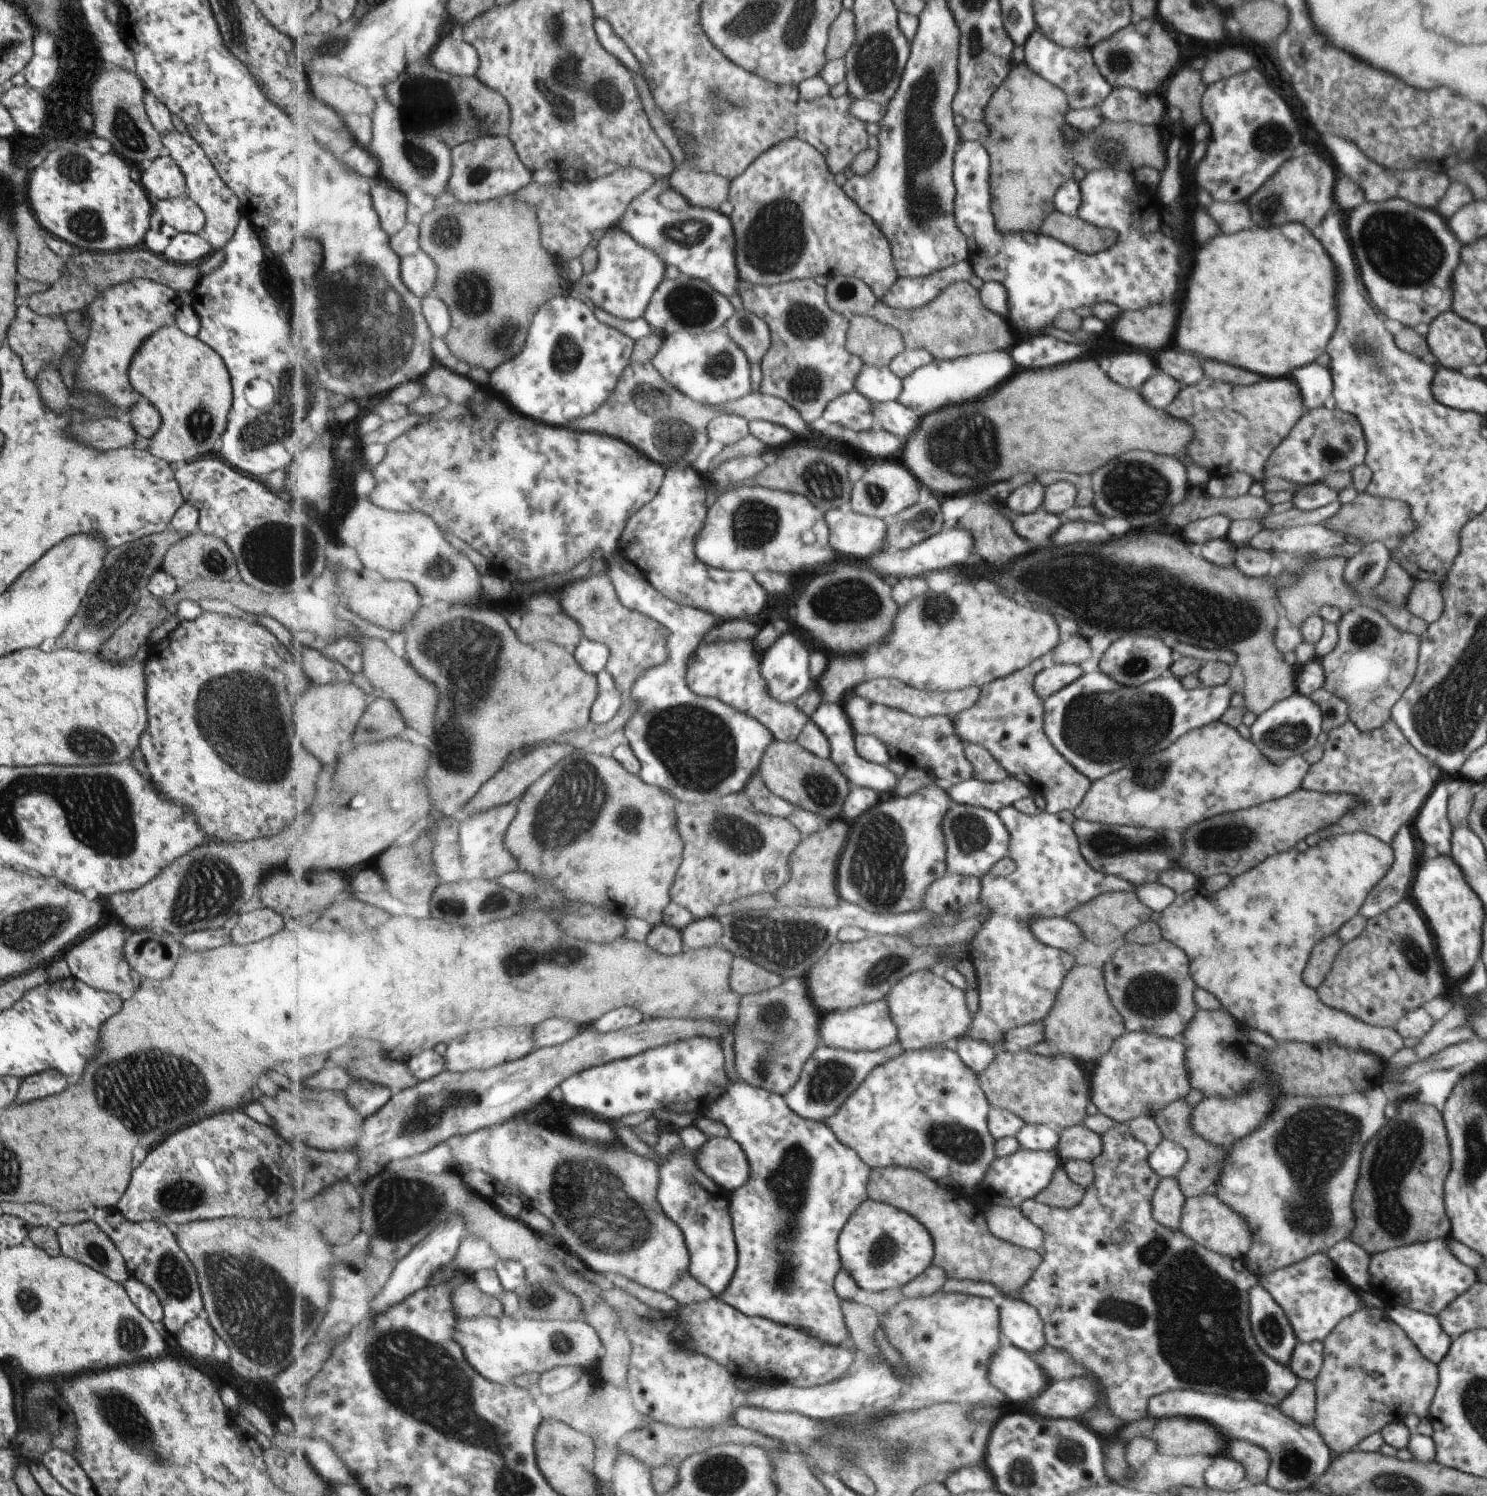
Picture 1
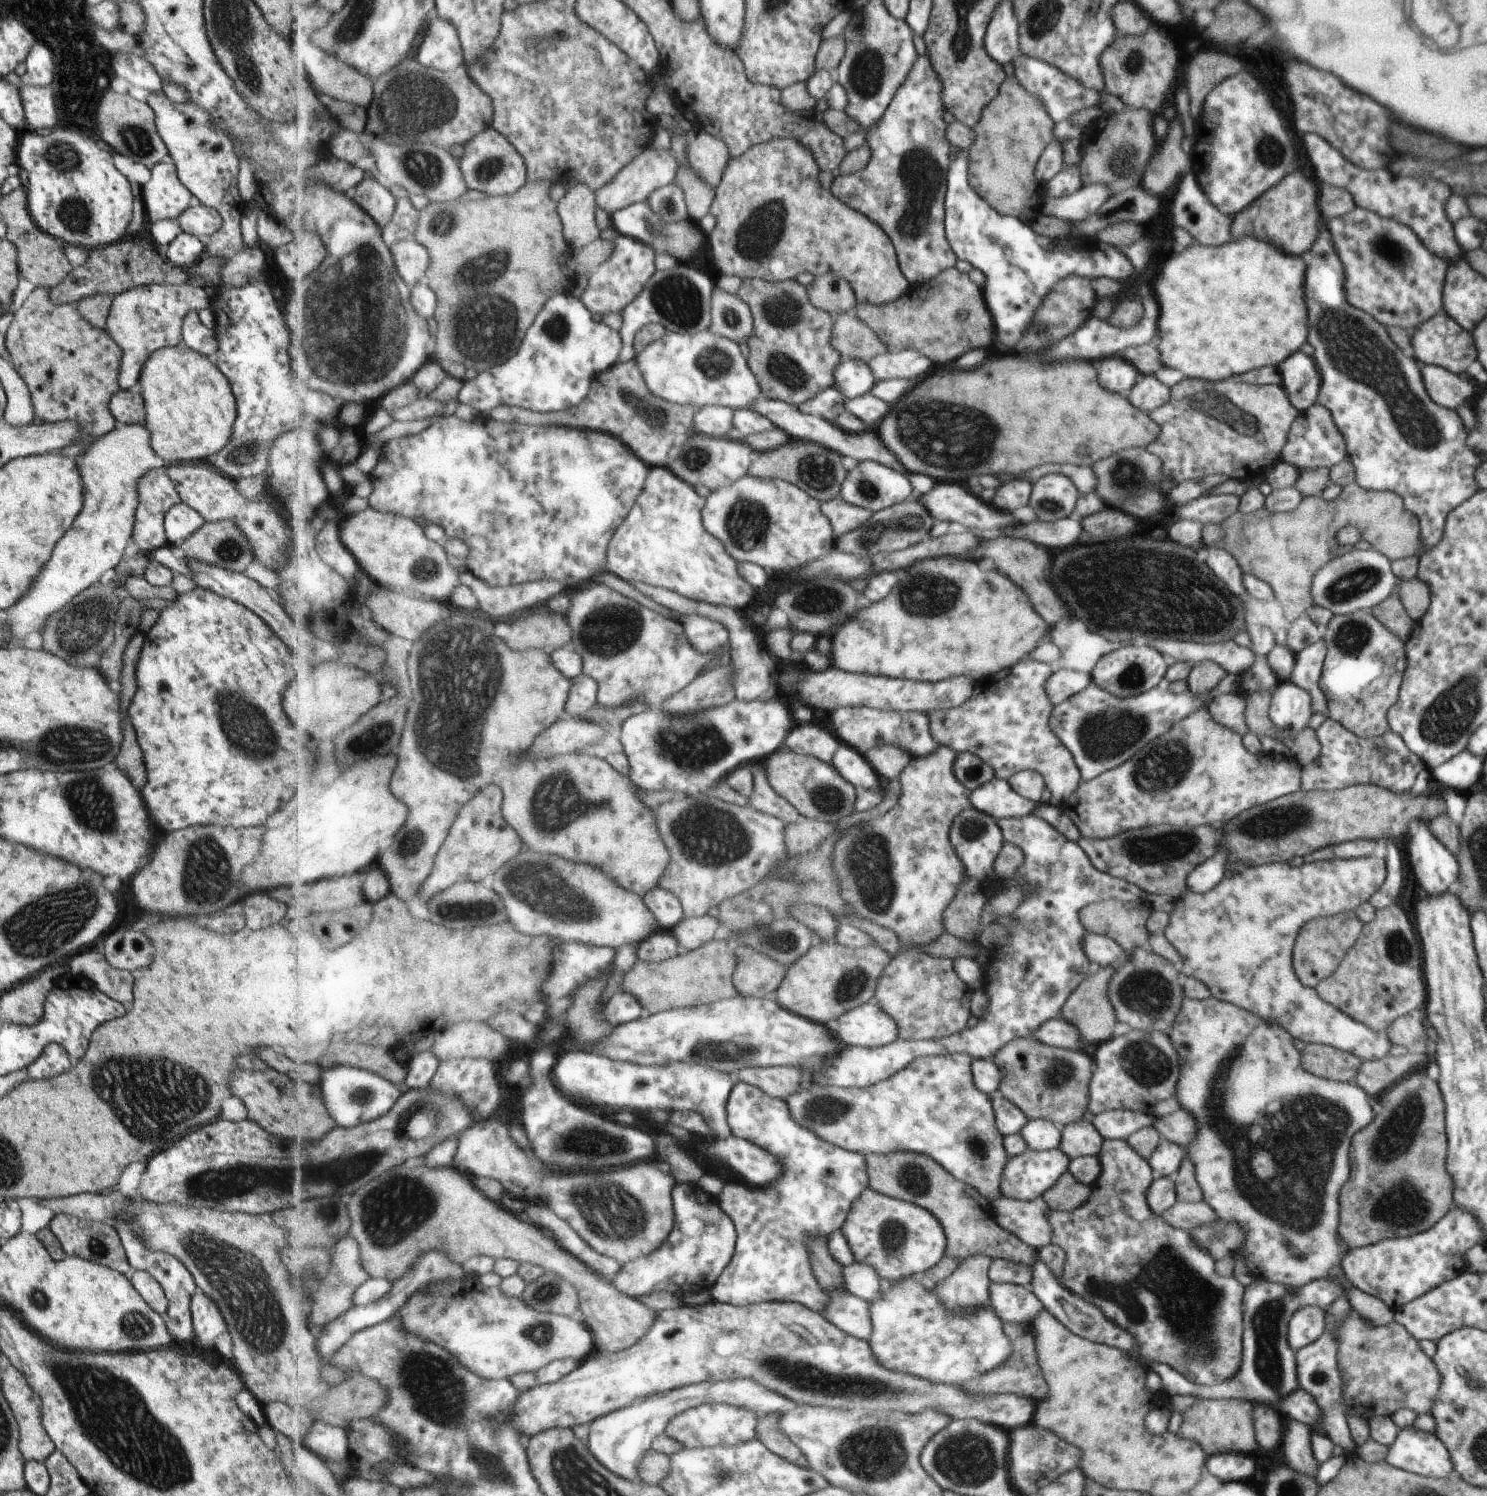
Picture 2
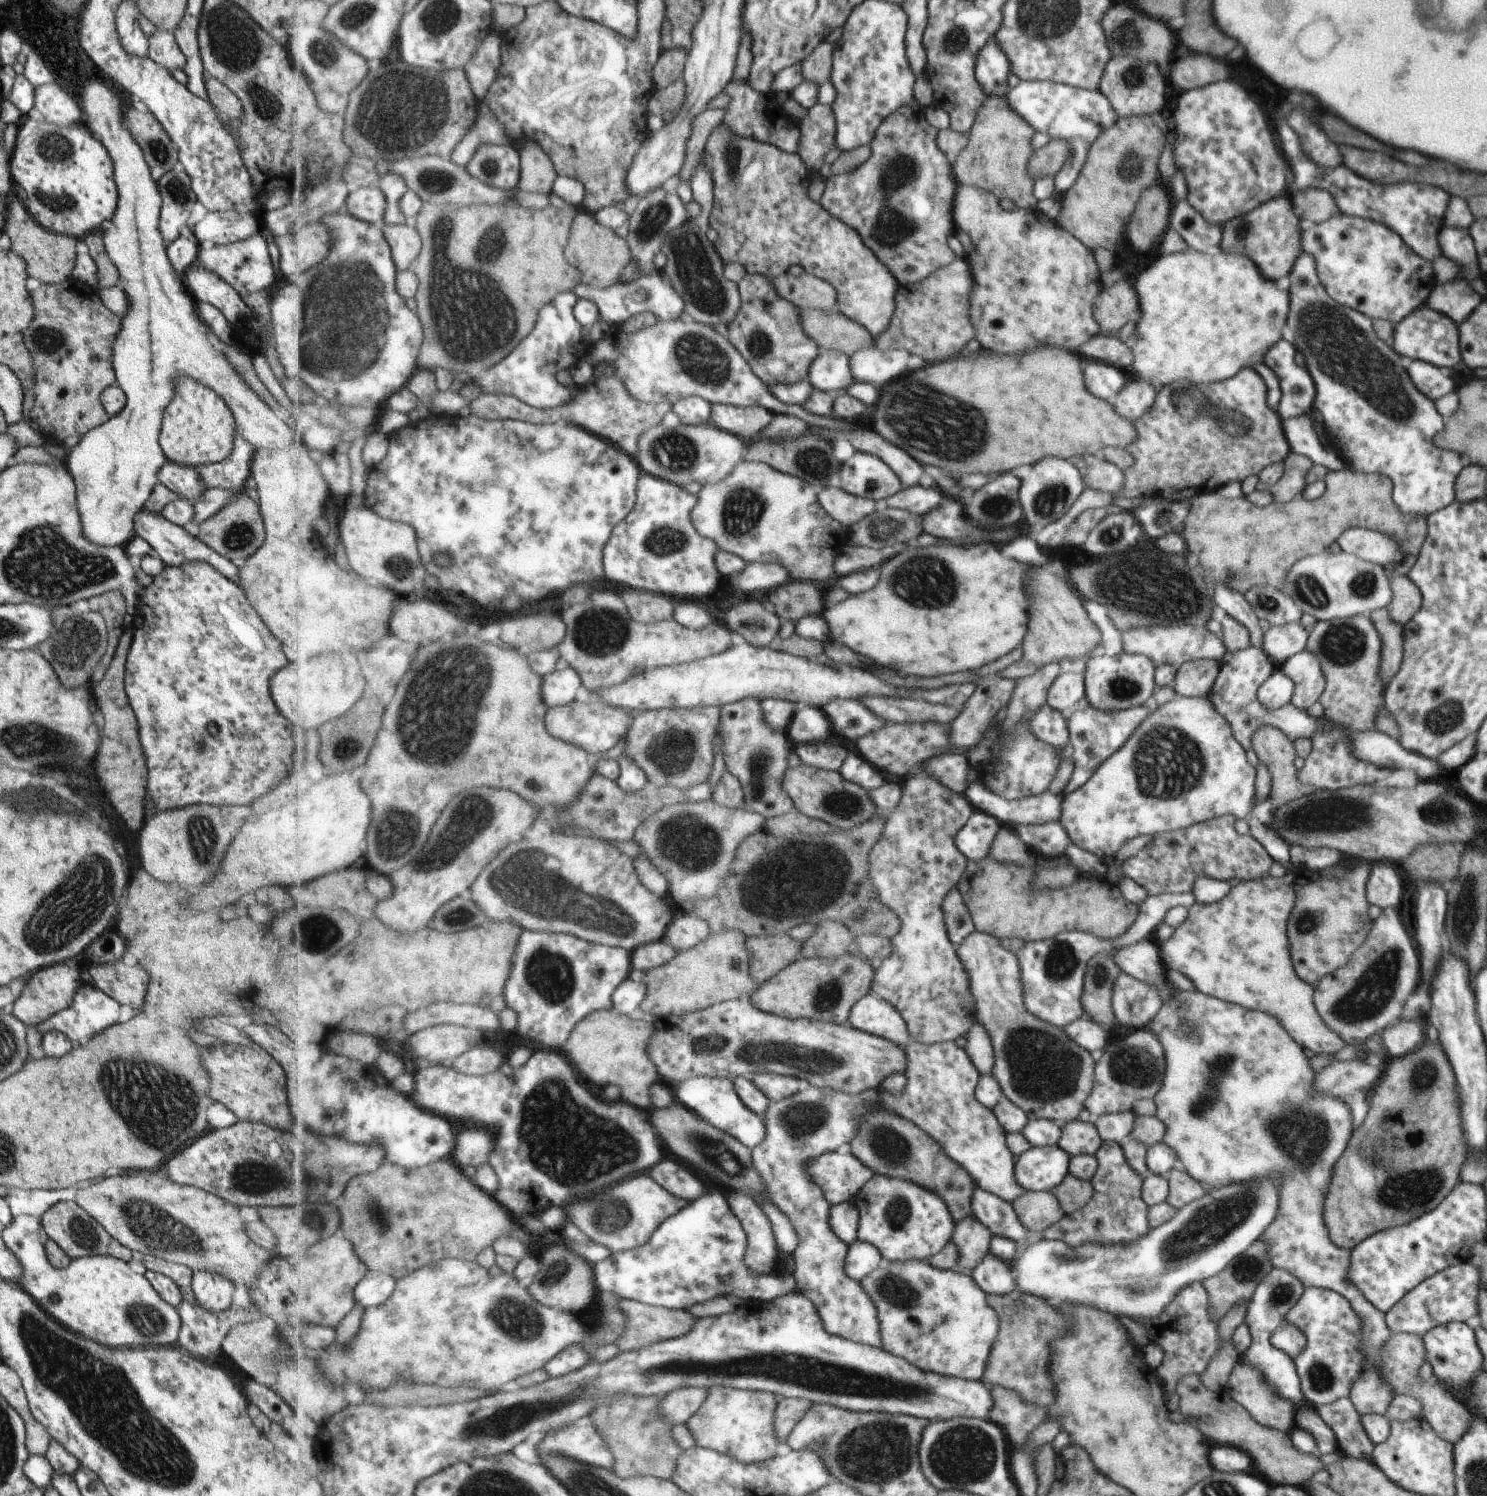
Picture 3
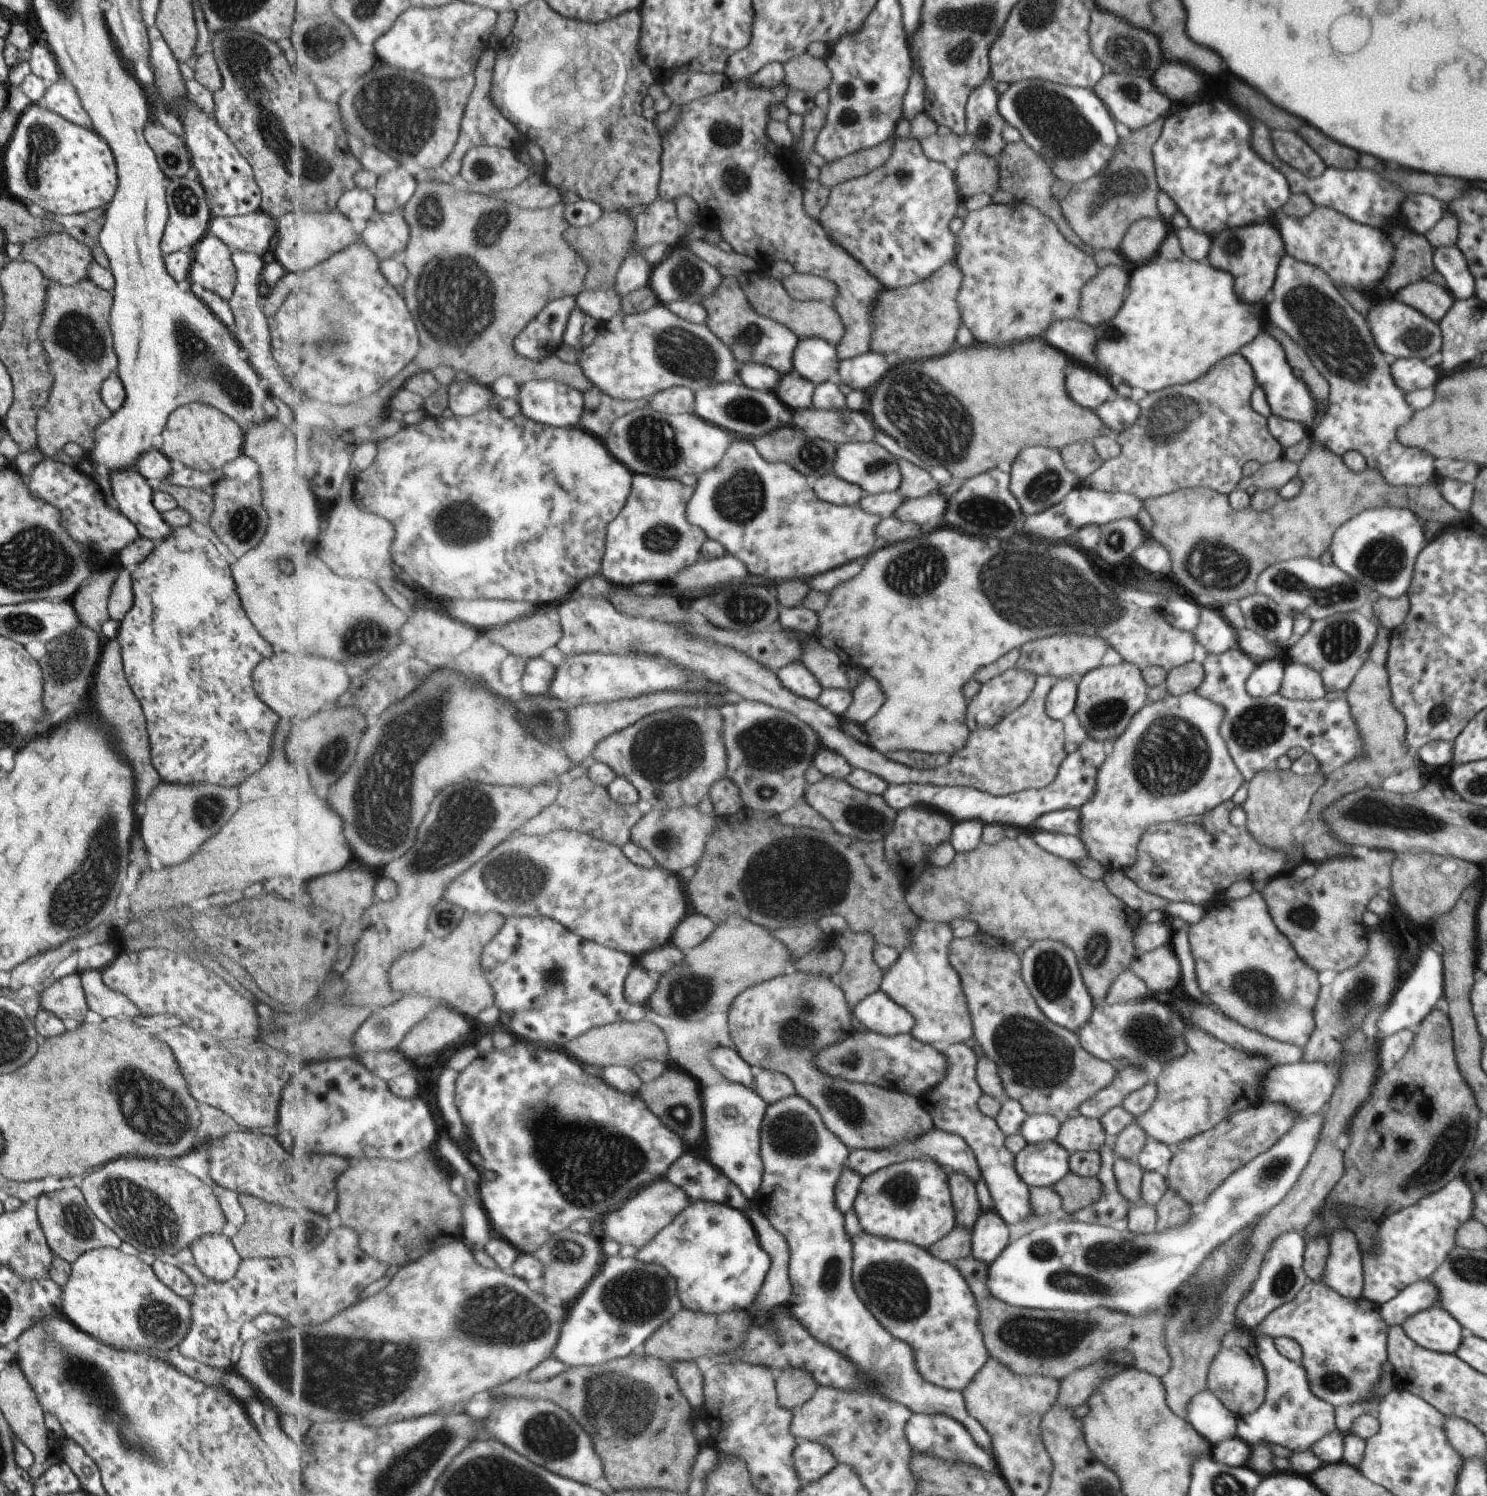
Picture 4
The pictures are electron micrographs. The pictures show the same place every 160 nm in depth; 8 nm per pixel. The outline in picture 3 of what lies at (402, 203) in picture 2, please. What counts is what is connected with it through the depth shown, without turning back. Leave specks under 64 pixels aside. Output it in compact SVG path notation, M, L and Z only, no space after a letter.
M389 171L378 181L378 185L387 198L387 212L383 225L393 224L395 226L395 224L408 222L405 212L401 212L401 206L403 206L401 198L409 190L407 184L403 182L403 178L399 174Z

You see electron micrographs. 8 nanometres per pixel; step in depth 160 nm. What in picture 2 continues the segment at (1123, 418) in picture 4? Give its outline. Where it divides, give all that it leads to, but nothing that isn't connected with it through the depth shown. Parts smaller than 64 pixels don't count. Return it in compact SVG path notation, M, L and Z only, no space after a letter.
M1142 375L1133 390L1129 391L1129 400L1137 404L1135 408L1148 413L1164 405L1170 395L1170 389L1157 381L1154 375Z

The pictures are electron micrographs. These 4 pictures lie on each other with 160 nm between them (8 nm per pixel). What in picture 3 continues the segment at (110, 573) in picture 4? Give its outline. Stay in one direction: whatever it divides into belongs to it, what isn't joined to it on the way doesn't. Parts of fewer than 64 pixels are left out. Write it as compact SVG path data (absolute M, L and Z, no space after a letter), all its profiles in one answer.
M103 592L99 596L87 599L87 604L89 605L87 608L91 608L102 615L107 632L107 644L104 654L91 671L91 682L99 682L103 678L103 672L106 672L112 660L119 636L125 628L123 617L127 610L123 596L119 592Z

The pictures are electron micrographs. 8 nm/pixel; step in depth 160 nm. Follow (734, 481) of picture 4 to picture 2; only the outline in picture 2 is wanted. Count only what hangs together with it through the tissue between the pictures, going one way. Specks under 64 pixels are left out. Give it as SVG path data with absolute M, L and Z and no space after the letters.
M747 473L737 480L737 484L715 489L706 500L703 510L704 527L724 542L727 552L739 563L755 562L763 568L775 570L775 574L791 573L807 562L823 559L831 554L835 546L835 531L829 518L821 512L821 501L803 492L799 486L789 484L787 480L764 479Z

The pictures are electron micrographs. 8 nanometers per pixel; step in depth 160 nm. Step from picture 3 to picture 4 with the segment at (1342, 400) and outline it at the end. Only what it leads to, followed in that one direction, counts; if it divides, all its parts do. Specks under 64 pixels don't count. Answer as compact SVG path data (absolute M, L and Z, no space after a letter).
M1288 254L1280 260L1272 288L1273 301L1264 308L1266 319L1289 335L1290 340L1303 349L1315 370L1328 384L1327 407L1320 418L1320 423L1308 432L1309 440L1320 443L1327 451L1338 457L1347 450L1356 450L1363 455L1367 468L1379 471L1394 487L1421 486L1427 483L1438 485L1435 458L1421 450L1415 450L1415 447L1402 445L1397 438L1399 428L1408 423L1409 419L1413 419L1415 414L1411 414L1411 408L1407 408L1404 394L1392 379L1390 359L1383 356L1376 347L1365 318L1337 293L1326 272L1309 263L1298 261L1296 257Z

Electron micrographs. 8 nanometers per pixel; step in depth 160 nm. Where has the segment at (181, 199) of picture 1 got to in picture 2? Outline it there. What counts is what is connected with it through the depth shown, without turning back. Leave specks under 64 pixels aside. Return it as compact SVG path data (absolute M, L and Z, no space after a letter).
M194 201L175 218L183 233L195 236L211 236L219 230L221 218L213 208Z

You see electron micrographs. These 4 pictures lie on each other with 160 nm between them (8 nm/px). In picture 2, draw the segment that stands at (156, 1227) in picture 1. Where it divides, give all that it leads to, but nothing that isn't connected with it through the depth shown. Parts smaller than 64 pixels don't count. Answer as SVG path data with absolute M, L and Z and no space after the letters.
M114 1213L114 1219L117 1219L115 1230L117 1231L121 1246L124 1248L128 1265L135 1271L148 1272L157 1284L161 1286L163 1294L167 1299L167 1308L165 1328L174 1340L179 1342L192 1342L193 1325L191 1324L191 1315L189 1302L193 1298L193 1292L196 1291L193 1277L187 1272L187 1269L174 1257L167 1253L156 1253L146 1249L140 1243L136 1233L124 1222L125 1218L120 1213Z

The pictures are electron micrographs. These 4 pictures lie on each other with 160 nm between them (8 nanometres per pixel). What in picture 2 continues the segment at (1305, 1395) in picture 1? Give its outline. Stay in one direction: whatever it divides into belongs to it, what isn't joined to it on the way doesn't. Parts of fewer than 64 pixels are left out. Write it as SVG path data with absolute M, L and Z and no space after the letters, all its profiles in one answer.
M1283 1418L1287 1424L1285 1444L1281 1444L1281 1458L1299 1474L1315 1476L1319 1464L1313 1460L1309 1450L1309 1426L1300 1421Z

